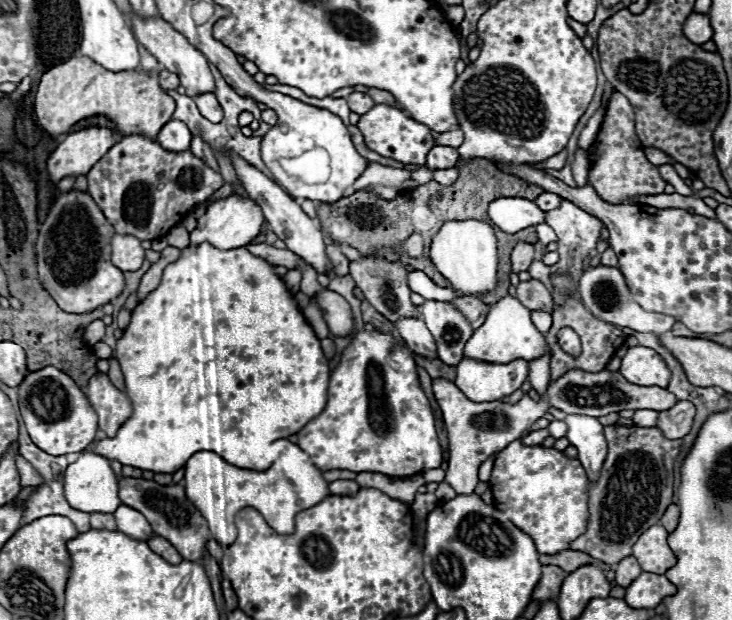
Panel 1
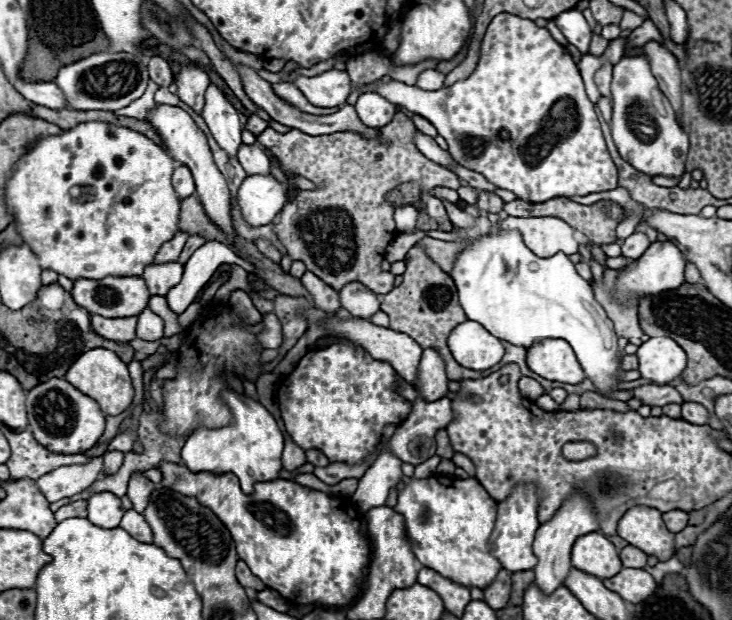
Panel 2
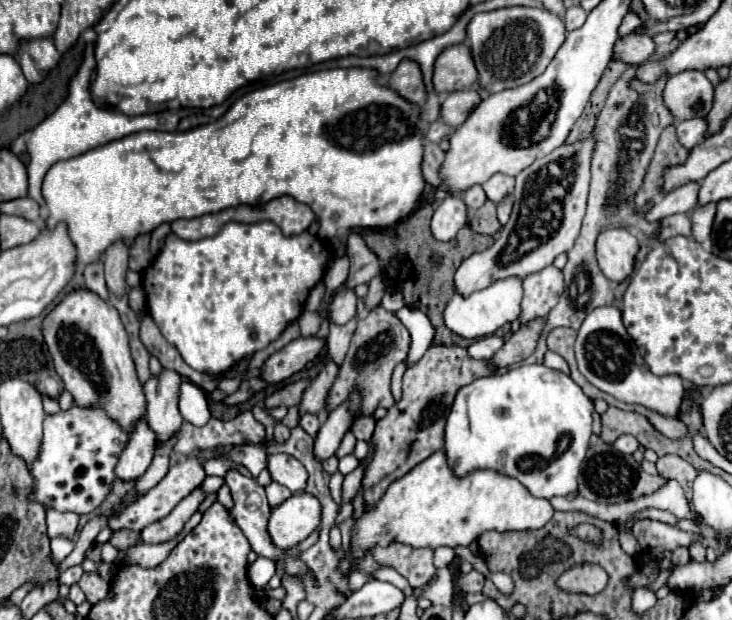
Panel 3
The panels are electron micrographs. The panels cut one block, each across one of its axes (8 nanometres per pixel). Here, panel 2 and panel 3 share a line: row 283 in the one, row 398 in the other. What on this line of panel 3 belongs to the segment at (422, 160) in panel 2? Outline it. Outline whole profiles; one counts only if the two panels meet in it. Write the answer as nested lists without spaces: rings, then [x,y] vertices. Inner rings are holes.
[[[382,306],[368,312],[366,318],[358,320],[356,332],[350,340],[350,348],[340,366],[336,382],[328,390],[324,412],[330,414],[332,410],[336,410],[340,404],[344,404],[350,398],[352,392],[358,392],[362,396],[362,404],[360,404],[356,416],[374,414],[374,410],[380,406],[390,408],[394,404],[394,396],[390,392],[390,376],[392,376],[392,370],[396,368],[396,364],[406,360],[408,350],[410,350],[410,334],[392,312],[384,310]]]

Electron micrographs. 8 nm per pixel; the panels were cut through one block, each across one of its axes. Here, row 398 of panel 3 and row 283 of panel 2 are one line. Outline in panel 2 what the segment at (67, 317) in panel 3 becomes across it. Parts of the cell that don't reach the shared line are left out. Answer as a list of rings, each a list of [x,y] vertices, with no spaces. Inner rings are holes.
[[[80,278],[74,282],[72,298],[76,304],[86,308],[90,314],[98,316],[138,316],[150,300],[146,296],[146,284],[142,278],[114,278],[104,280],[86,280]]]

